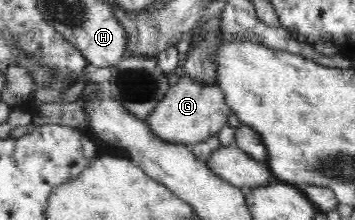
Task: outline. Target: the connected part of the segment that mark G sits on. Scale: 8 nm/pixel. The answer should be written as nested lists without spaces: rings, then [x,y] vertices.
[[[183,76],[175,85],[170,85],[169,92],[145,121],[158,138],[169,143],[190,146],[218,136],[223,126],[227,125],[230,113],[230,108],[225,103],[225,93],[217,82],[205,85]]]

